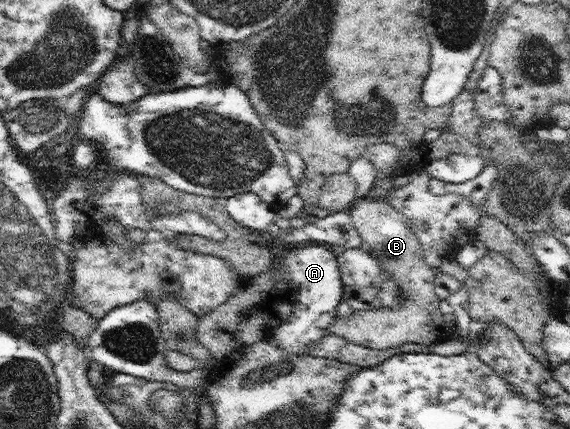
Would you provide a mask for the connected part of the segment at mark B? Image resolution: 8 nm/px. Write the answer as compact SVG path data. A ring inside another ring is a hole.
M371 196L357 198L347 208L347 212L361 236L363 248L381 263L381 269L391 275L401 287L403 302L397 308L356 310L351 314L351 318L340 314L328 328L328 334L345 337L355 344L375 350L394 348L408 342L416 342L427 347L439 341L445 322L443 314L439 311L436 291L438 271L423 262L421 244L412 226L413 220L397 212L389 203Z

